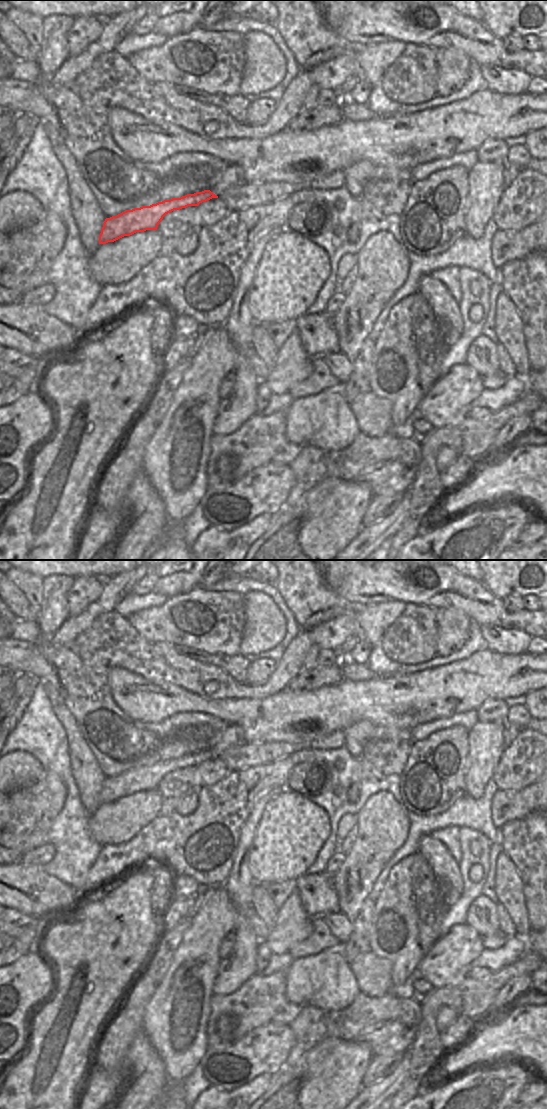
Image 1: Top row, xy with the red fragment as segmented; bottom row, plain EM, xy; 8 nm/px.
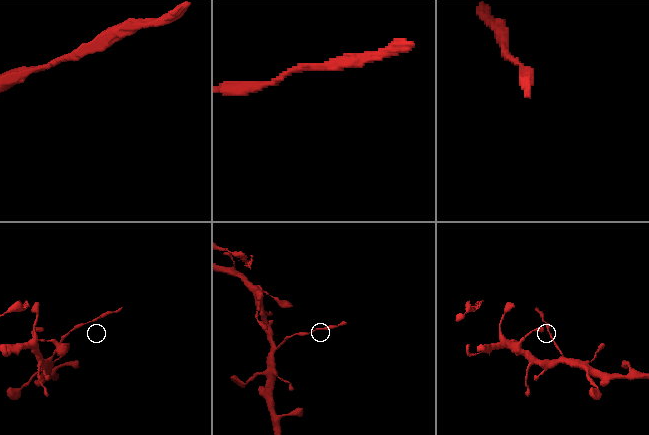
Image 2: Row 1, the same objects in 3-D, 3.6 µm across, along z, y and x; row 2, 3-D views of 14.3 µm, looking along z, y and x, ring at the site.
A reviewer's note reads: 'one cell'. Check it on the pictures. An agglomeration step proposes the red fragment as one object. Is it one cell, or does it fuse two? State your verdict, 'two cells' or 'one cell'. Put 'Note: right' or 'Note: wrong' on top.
Note: wrong
two cells

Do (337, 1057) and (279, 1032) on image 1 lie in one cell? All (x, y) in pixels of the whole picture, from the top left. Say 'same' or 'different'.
different

